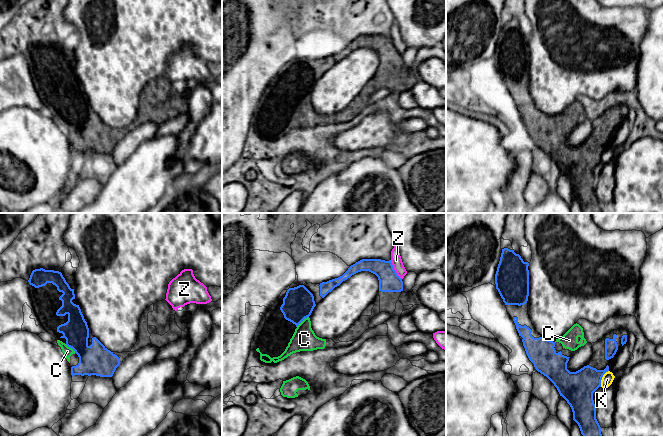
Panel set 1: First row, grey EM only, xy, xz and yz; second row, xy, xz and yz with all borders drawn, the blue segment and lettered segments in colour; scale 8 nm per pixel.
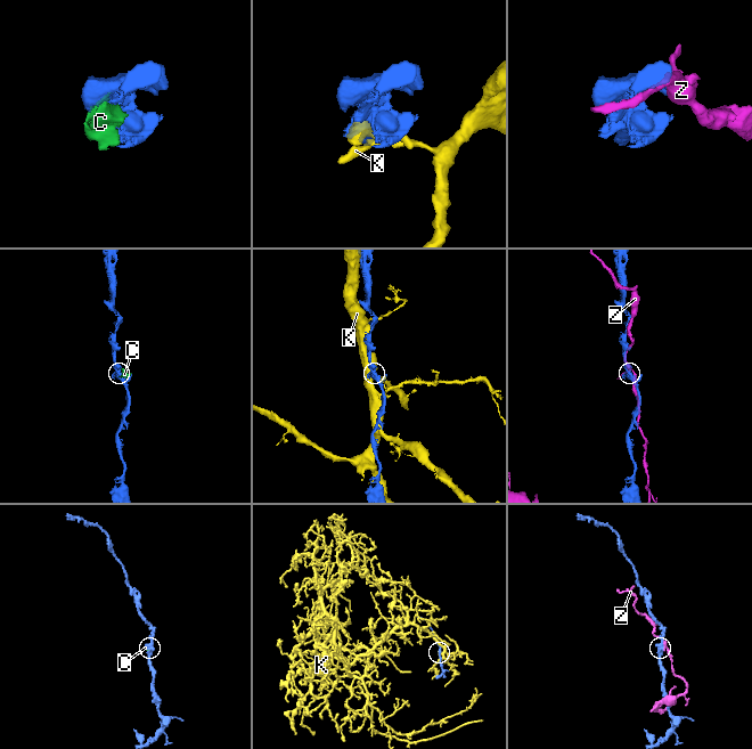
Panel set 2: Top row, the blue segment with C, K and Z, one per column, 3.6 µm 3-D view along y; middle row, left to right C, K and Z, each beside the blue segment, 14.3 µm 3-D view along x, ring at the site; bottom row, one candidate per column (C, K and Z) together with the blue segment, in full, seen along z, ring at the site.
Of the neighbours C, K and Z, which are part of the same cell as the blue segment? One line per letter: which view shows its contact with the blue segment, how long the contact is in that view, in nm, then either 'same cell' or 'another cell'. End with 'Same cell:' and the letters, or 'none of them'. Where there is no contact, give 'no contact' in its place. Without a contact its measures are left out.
C: contact in xz; length 130 nm; same cell
K: contact in yz; length 150 nm; another cell
Z: contact in xz; length 180 nm; another cell
Same cell: C

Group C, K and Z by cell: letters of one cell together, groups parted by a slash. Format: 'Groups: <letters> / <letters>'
Groups: C / K / Z

